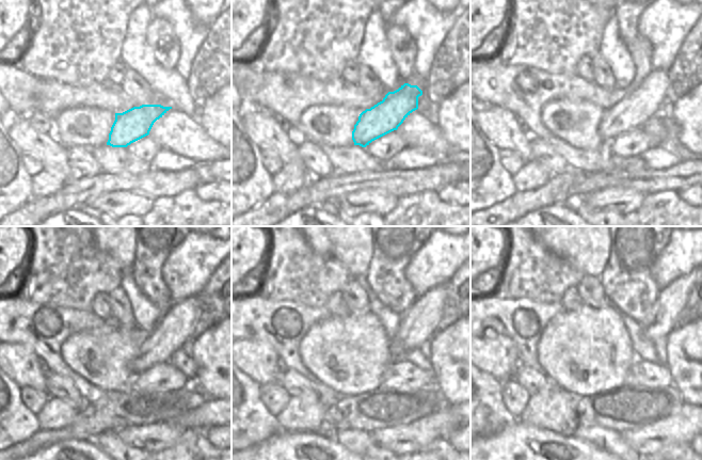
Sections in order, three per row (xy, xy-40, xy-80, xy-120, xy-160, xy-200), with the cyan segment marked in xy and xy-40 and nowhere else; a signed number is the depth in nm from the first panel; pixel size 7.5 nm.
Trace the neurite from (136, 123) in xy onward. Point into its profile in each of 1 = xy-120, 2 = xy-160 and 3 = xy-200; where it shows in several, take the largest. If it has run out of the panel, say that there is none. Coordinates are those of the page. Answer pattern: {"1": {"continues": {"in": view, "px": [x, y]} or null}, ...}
{"1": {"continues": {"in": "xy-120", "px": [174, 330]}}, "2": {"continues": {"in": "xy-160", "px": [418, 323]}}, "3": {"continues": {"in": "xy-200", "px": [661, 319]}}}

